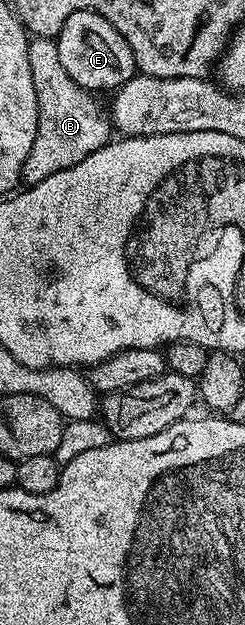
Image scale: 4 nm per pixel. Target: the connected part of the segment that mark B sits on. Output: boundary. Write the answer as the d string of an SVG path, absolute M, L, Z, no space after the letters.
M32 37L27 43L29 48L29 72L33 72L33 92L37 92L37 140L29 148L29 156L23 165L22 181L34 184L45 180L61 168L73 168L85 156L97 152L113 138L110 117L95 103L96 95L89 90L82 90L65 72L61 56L57 52L54 38Z

